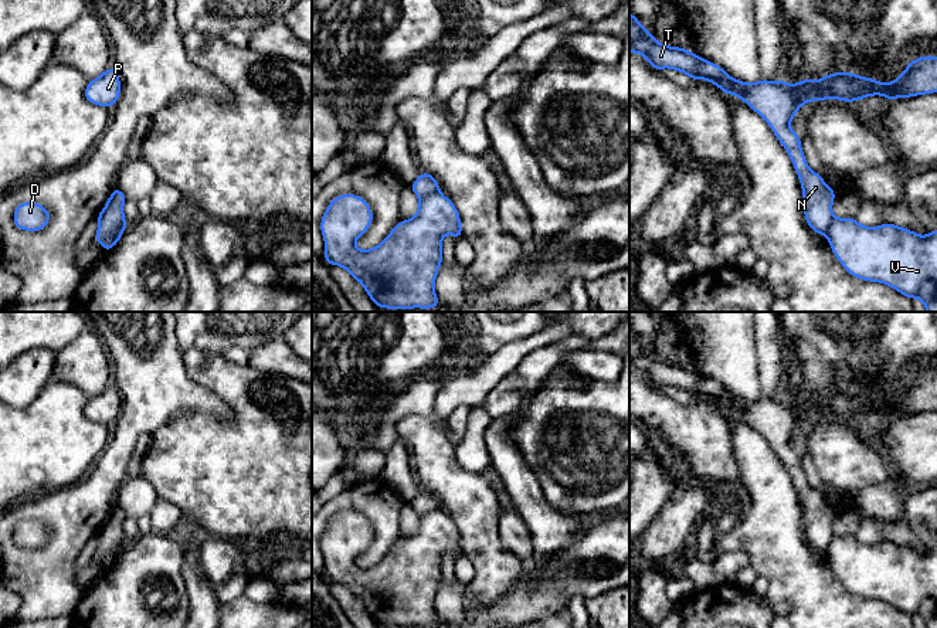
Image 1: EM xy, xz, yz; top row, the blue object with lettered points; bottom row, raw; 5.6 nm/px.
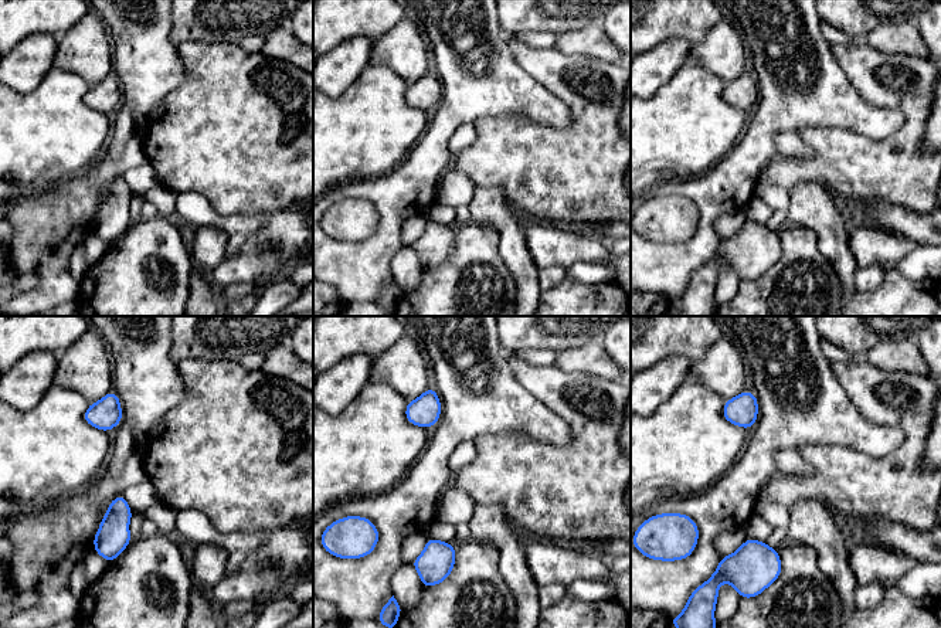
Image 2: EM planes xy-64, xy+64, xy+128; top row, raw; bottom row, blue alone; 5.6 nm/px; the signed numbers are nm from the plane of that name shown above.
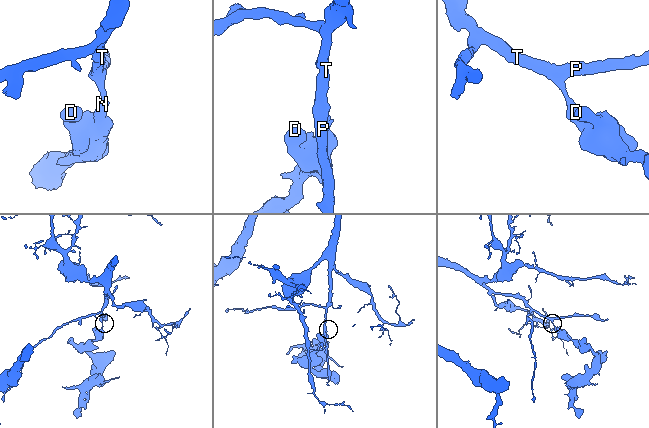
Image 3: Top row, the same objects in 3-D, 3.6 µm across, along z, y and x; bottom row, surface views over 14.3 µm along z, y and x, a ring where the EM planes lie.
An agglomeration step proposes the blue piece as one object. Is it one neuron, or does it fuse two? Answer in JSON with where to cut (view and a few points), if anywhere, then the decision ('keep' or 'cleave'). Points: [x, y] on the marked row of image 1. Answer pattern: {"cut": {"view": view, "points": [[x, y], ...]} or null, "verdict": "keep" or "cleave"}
{"cut": {"view": "xy", "points": [[125, 226], [121, 226], [99, 241]]}, "verdict": "cleave"}

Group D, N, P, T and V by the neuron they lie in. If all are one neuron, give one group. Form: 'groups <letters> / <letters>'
groups D V / N P T

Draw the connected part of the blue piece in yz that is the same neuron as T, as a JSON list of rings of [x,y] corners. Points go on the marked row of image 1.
[[[631,11],[629,52],[644,55],[656,72],[661,68],[671,68],[686,74],[692,81],[706,79],[719,86],[726,96],[733,94],[757,112],[787,150],[802,187],[804,217],[809,228],[819,235],[826,235],[834,220],[832,203],[836,193],[805,162],[799,133],[790,129],[797,111],[807,101],[856,102],[872,95],[883,95],[892,101],[937,92],[937,57],[934,55],[921,55],[909,62],[903,74],[890,84],[853,72],[832,72],[818,81],[802,78],[794,85],[782,79],[773,82],[763,78],[756,84],[746,84],[686,48],[659,44]]]

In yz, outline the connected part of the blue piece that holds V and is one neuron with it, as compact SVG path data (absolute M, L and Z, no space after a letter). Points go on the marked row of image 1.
M845 217L832 220L826 237L849 275L889 285L937 312L937 230L921 237L886 221L872 228Z

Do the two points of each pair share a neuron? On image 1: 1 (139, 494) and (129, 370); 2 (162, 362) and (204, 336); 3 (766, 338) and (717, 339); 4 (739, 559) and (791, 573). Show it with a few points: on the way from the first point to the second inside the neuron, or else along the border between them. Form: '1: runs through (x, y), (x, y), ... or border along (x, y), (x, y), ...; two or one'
1: border along (128, 478), (119, 488), (115, 502); two
2: border along (175, 326), (177, 346), (183, 352); two
3: border along (753, 326), (759, 370); two
4: border along (749, 556), (743, 552), (722, 552), (713, 562); two

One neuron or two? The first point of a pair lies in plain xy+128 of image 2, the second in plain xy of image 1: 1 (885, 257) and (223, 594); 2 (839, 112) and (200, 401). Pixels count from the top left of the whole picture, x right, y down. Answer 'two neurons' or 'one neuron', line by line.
1: two neurons
2: one neuron

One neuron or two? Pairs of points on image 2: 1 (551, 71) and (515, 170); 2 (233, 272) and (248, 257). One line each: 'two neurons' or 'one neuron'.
1: one neuron
2: one neuron

